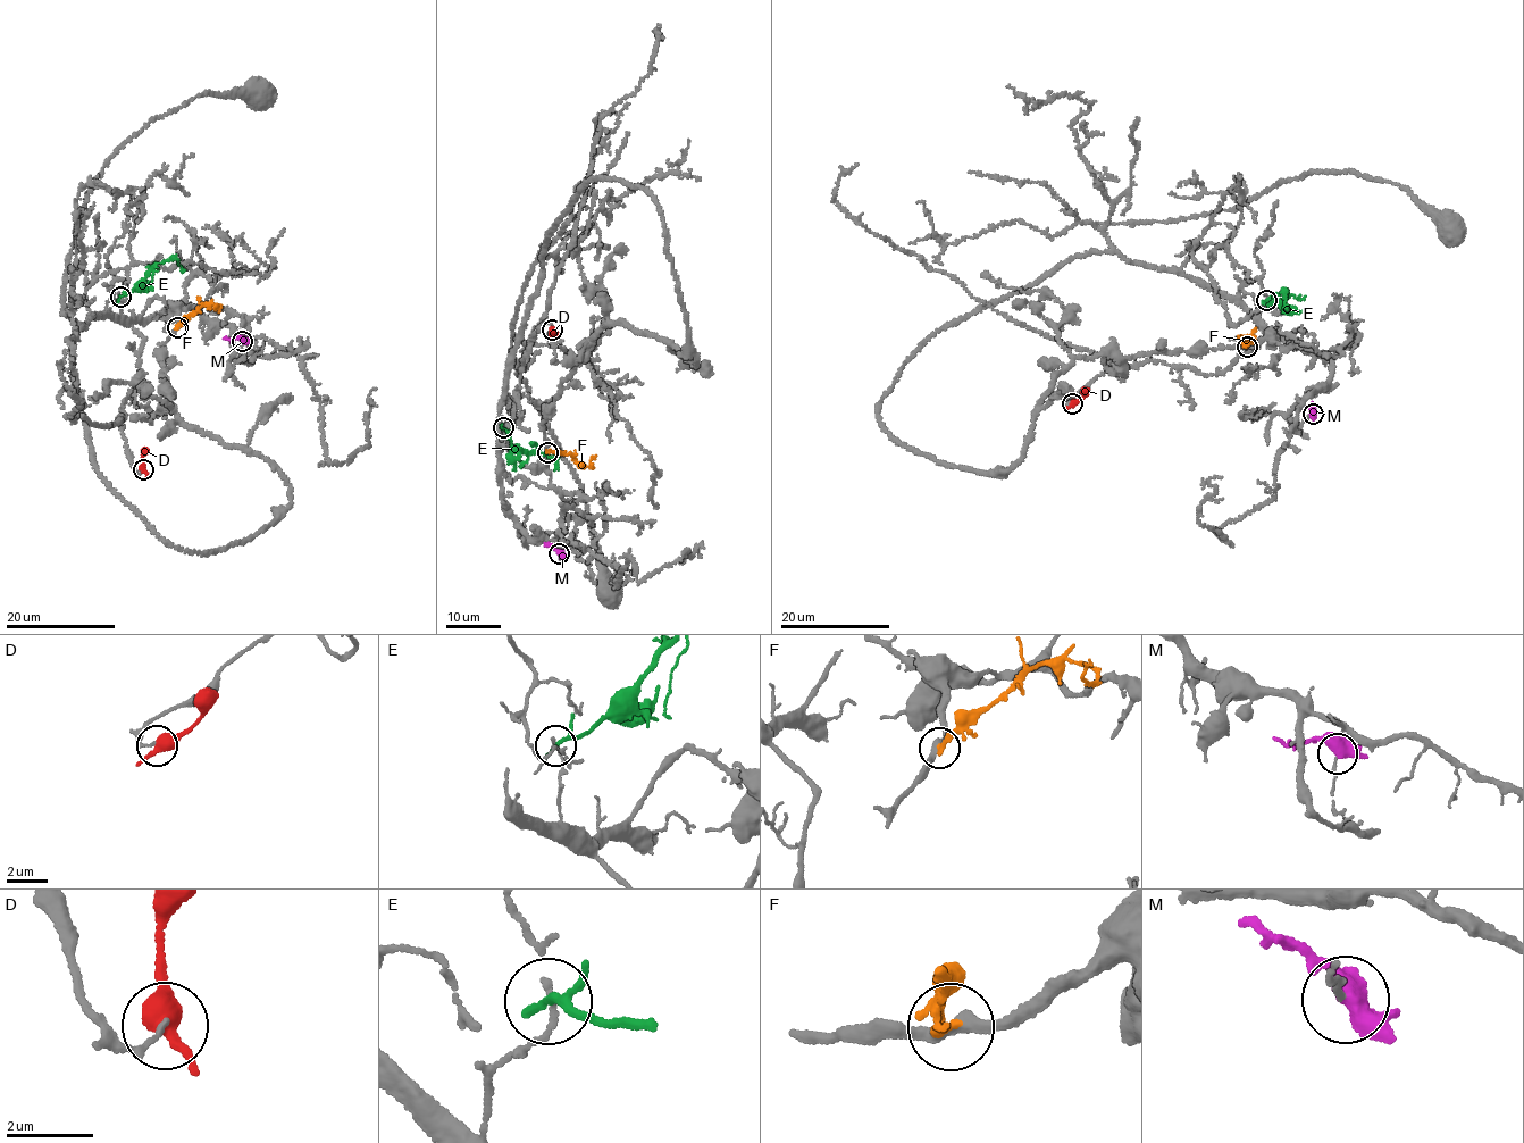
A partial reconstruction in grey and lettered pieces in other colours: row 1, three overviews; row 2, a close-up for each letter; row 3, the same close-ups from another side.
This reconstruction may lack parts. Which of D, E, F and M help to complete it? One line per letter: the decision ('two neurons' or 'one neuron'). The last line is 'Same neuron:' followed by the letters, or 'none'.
D: two neurons
E: two neurons
F: two neurons
M: two neurons
Same neuron: none

